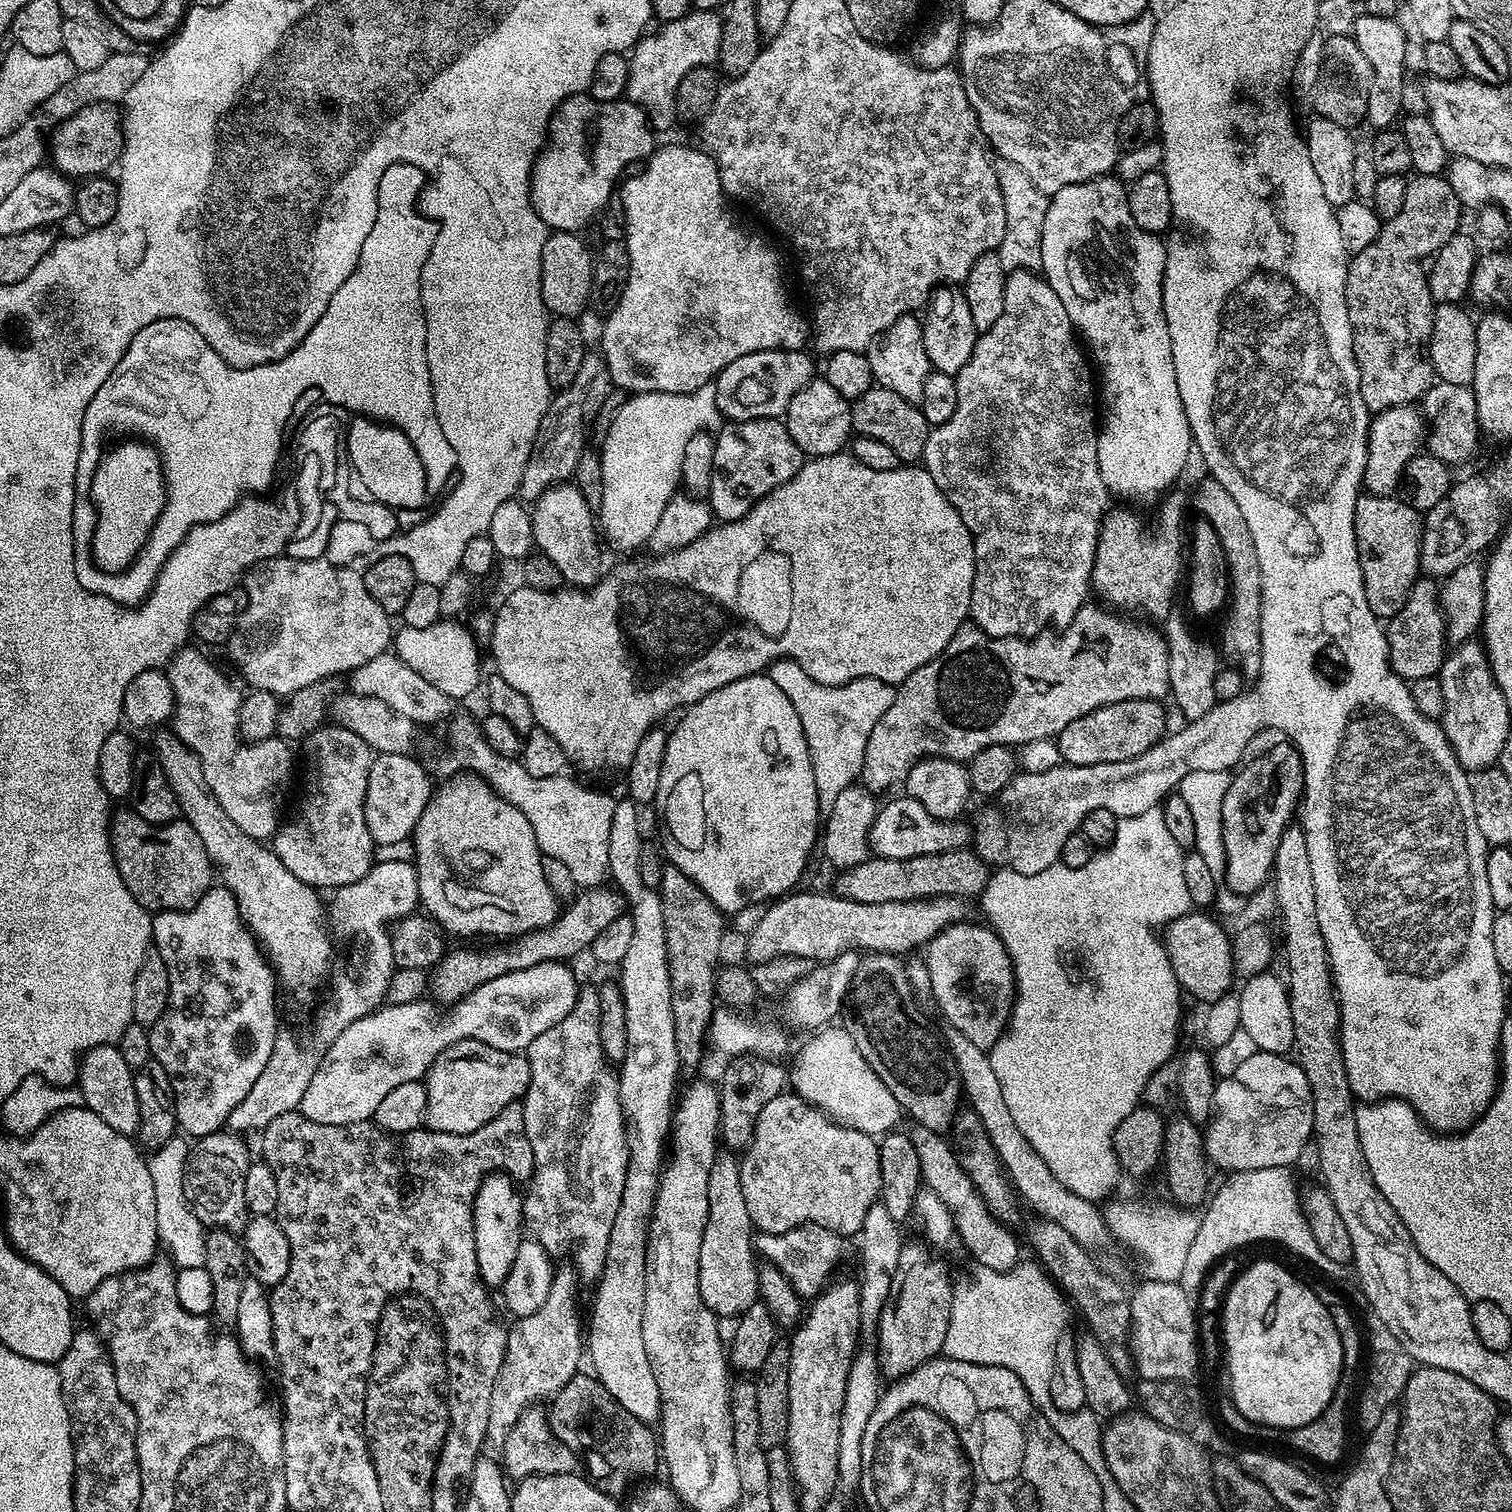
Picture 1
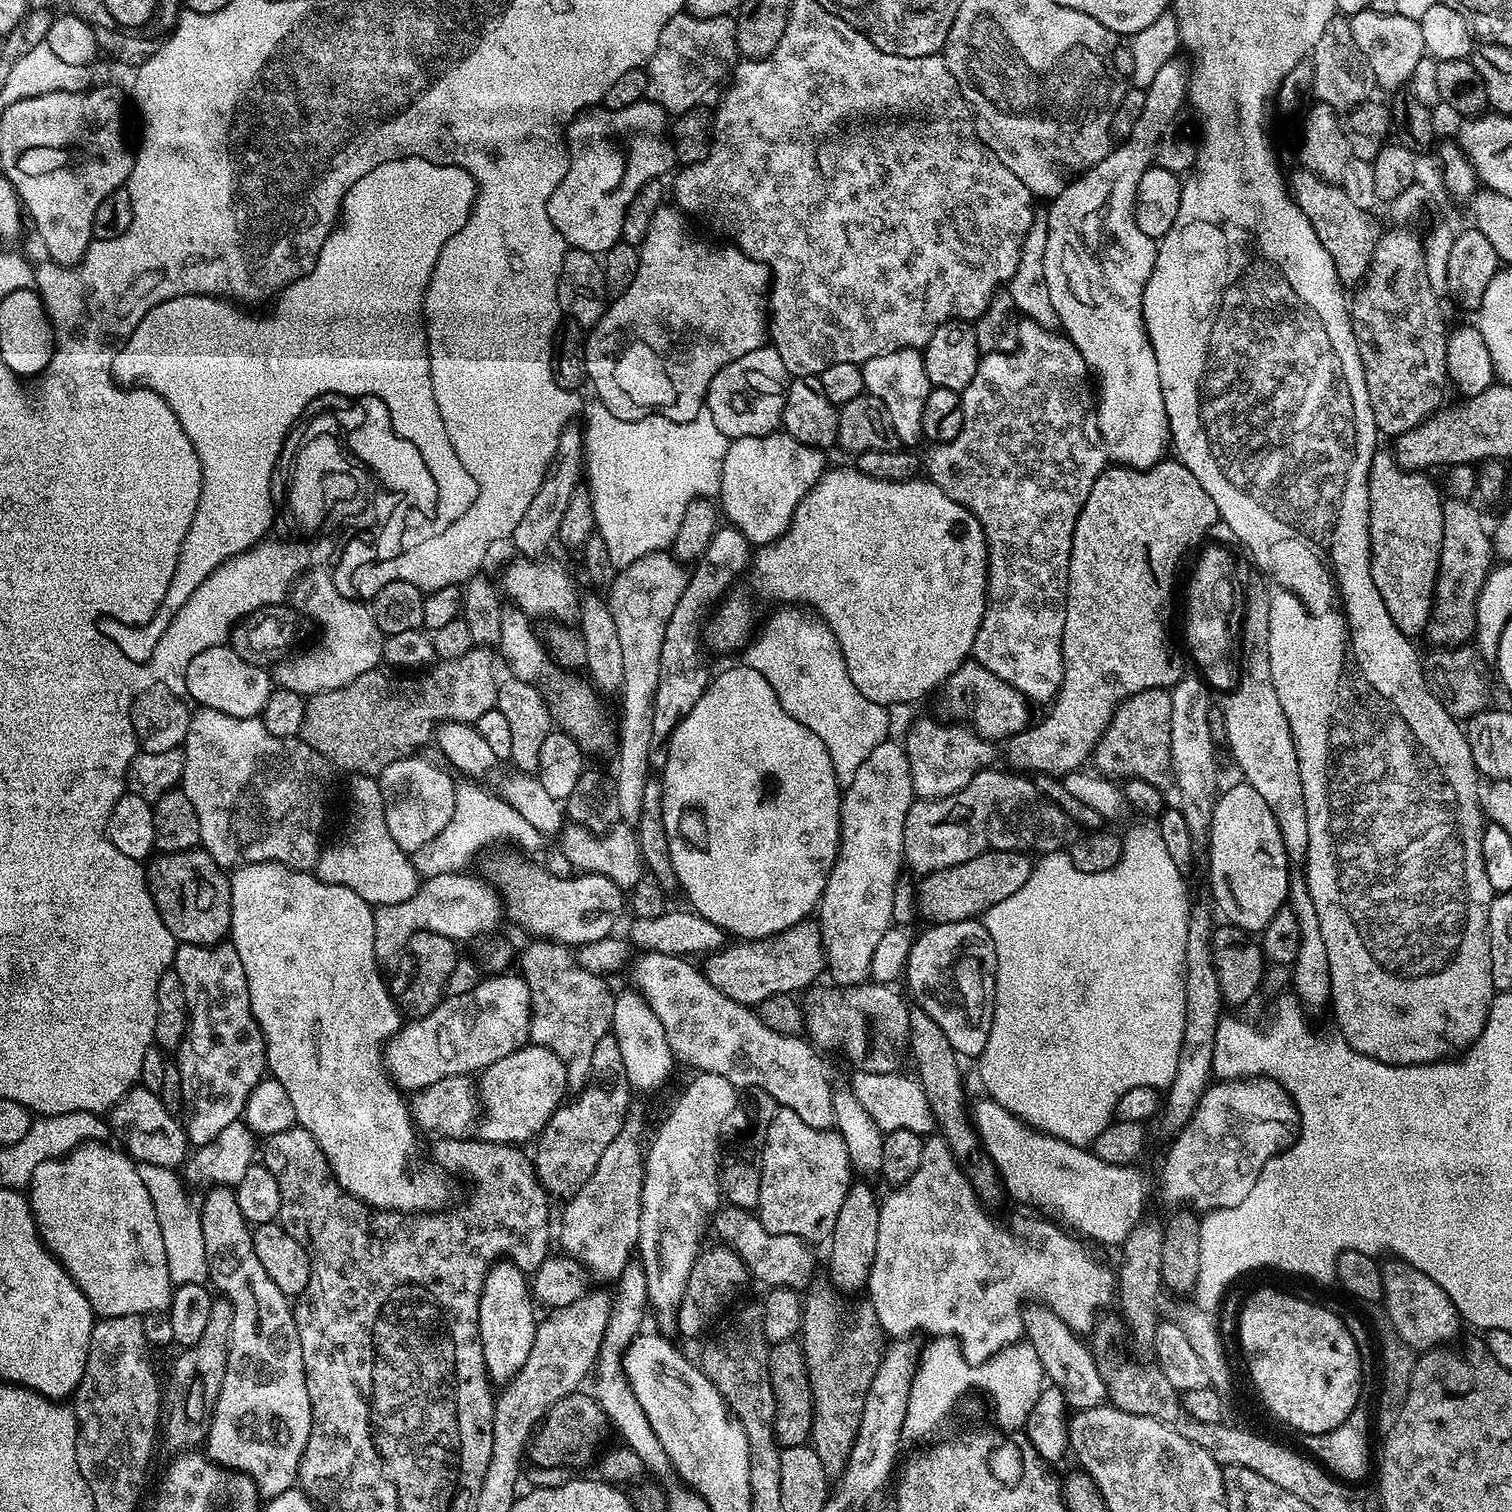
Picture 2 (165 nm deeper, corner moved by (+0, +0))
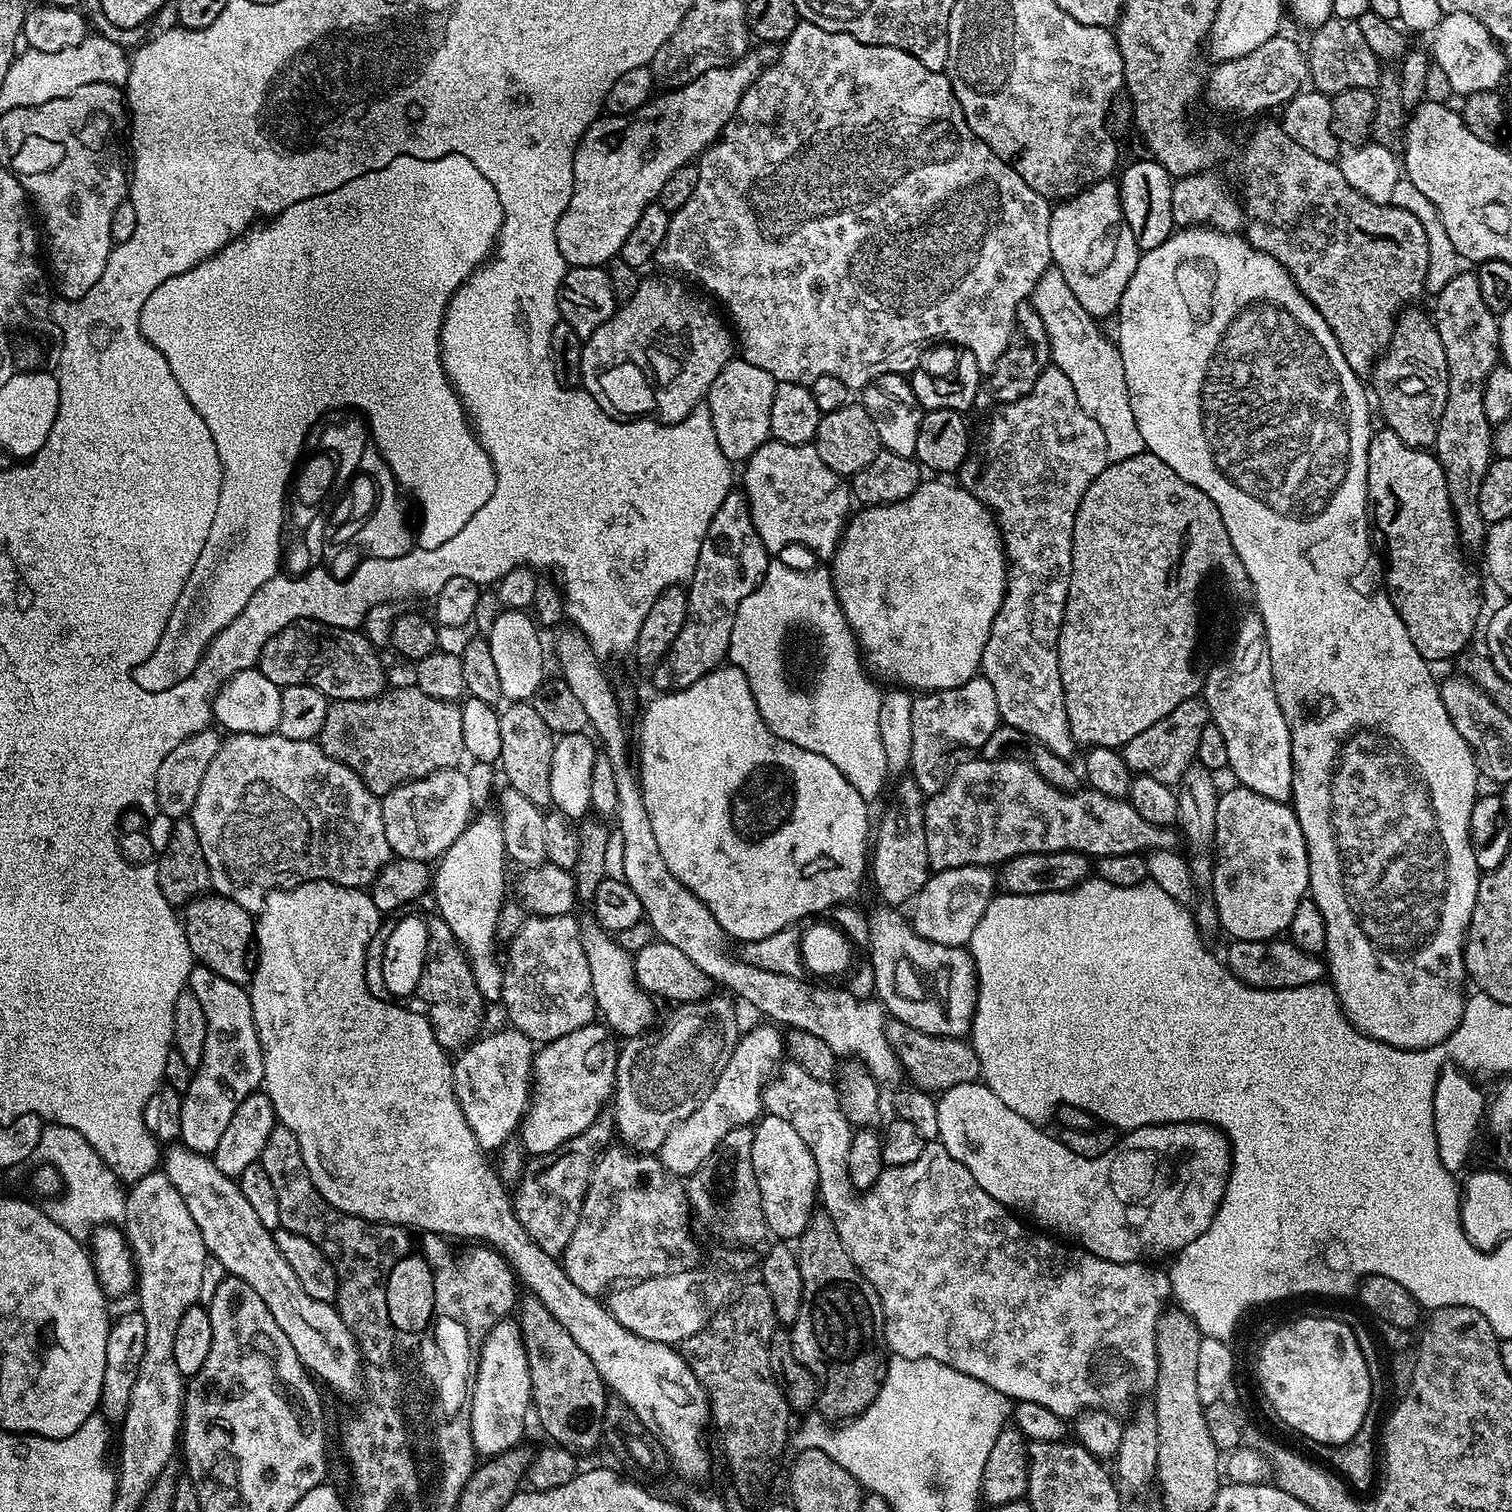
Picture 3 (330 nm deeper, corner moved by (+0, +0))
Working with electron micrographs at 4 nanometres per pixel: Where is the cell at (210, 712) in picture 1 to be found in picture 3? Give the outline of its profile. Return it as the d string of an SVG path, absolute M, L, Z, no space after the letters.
M234 732L225 735L220 742L218 754L206 766L206 774L202 774L202 786L198 786L198 798L194 798L194 806L190 813L194 830L198 830L198 842L202 842L202 854L206 858L208 878L215 895L225 896L246 911L259 914L265 911L268 893L273 890L295 890L301 884L311 880L329 880L347 888L367 889L375 884L385 864L392 863L394 853L390 842L386 842L386 826L382 822L382 800L371 792L365 784L342 762L327 756L316 740L295 740L279 734L263 736L262 734L242 734Z

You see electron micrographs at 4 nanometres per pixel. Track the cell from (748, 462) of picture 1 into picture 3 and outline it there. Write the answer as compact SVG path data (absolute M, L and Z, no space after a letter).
M769 438L754 450L743 468L742 491L748 497L758 538L768 553L780 554L791 544L801 544L824 562L831 561L853 511L854 497L841 476L822 462L815 443L787 444Z

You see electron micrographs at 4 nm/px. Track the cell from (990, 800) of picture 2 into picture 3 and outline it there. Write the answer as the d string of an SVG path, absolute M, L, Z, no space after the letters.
M973 758L966 761L962 766L958 766L958 770L948 779L948 784L941 792L933 792L927 797L924 806L924 816L929 866L932 870L938 872L957 868L958 866L974 866L975 864L1000 866L1003 865L1005 860L1012 860L1016 856L1030 854L1031 852L1081 852L1083 856L1089 858L1099 858L1101 856L1109 856L1110 854L1134 854L1135 852L1147 854L1152 849L1175 849L1177 847L1176 836L1178 838L1178 832L1175 827L1159 828L1150 822L1146 822L1146 818L1142 818L1142 814L1138 814L1138 810L1134 810L1134 806L1129 804L1127 799L1119 800L1118 798L1107 797L1106 794L1100 794L1093 790L1063 792L1054 786L1050 786L1050 782L1046 782L1046 778L1042 778L1042 774L1038 774L1038 770L1034 770L1028 760L985 760L983 758Z

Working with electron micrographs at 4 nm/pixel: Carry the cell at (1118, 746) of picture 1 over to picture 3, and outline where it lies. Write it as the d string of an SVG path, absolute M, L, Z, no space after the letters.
M1193 698L1182 702L1182 706L1166 714L1162 722L1154 722L1150 730L1142 730L1138 738L1130 738L1130 742L1126 742L1122 749L1124 760L1133 773L1149 776L1169 786L1179 785L1186 770L1195 761L1198 738L1202 738L1202 730L1209 722L1208 708L1203 699Z

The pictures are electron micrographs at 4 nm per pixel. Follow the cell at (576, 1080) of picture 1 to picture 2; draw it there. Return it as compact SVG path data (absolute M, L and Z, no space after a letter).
M533 939L532 944L524 948L524 953L519 954L519 975L529 988L531 996L530 1037L529 1041L534 1044L543 1044L550 1048L563 1062L568 1075L568 1087L579 1090L584 1087L590 1074L590 1054L594 1054L594 1046L598 1038L609 1035L614 1014L614 992L608 989L609 982L603 975L596 975L590 970L583 969L578 963L577 957L572 956L567 947L556 943L555 940Z

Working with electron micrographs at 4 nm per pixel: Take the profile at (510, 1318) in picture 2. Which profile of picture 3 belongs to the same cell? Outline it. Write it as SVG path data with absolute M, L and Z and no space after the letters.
M505 1318L496 1323L488 1337L480 1345L474 1379L470 1384L470 1434L474 1438L477 1453L484 1458L493 1458L517 1447L524 1436L524 1423L530 1420L532 1387L530 1366L520 1336L519 1323Z

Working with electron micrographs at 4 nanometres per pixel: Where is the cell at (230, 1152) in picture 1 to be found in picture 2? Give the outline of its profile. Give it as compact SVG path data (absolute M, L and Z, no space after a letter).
M212 1186L207 1191L204 1205L199 1205L198 1211L202 1222L202 1238L206 1242L208 1280L223 1299L231 1302L234 1326L222 1390L218 1394L216 1409L212 1411L212 1424L208 1427L206 1455L214 1464L243 1472L255 1482L261 1497L273 1498L297 1487L302 1454L312 1433L312 1403L310 1390L306 1386L296 1314L289 1297L284 1296L278 1286L274 1286L270 1274L266 1274L262 1262L258 1262L258 1254L254 1254L252 1228L242 1210L238 1210L235 1191L228 1186Z

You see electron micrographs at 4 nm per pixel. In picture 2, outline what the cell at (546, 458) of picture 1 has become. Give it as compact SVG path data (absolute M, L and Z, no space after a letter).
M569 426L556 439L556 459L549 464L540 483L540 489L534 494L526 514L522 514L522 522L514 526L510 544L517 548L524 558L540 558L557 539L562 514L569 505L570 496L582 480L582 463L584 460L584 433L579 427Z

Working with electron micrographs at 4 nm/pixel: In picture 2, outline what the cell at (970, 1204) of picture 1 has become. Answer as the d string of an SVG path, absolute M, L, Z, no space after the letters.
M1043 1306L1033 1307L1033 1312L1029 1311L1024 1317L1024 1330L1027 1343L1038 1354L1038 1360L1042 1362L1045 1377L1065 1396L1067 1407L1072 1410L1083 1410L1085 1408L1099 1408L1108 1400L1108 1388L1104 1385L1102 1374L1096 1365L1096 1357L1093 1349L1087 1348L1084 1344L1079 1344L1077 1333L1070 1331L1064 1322L1049 1312Z

